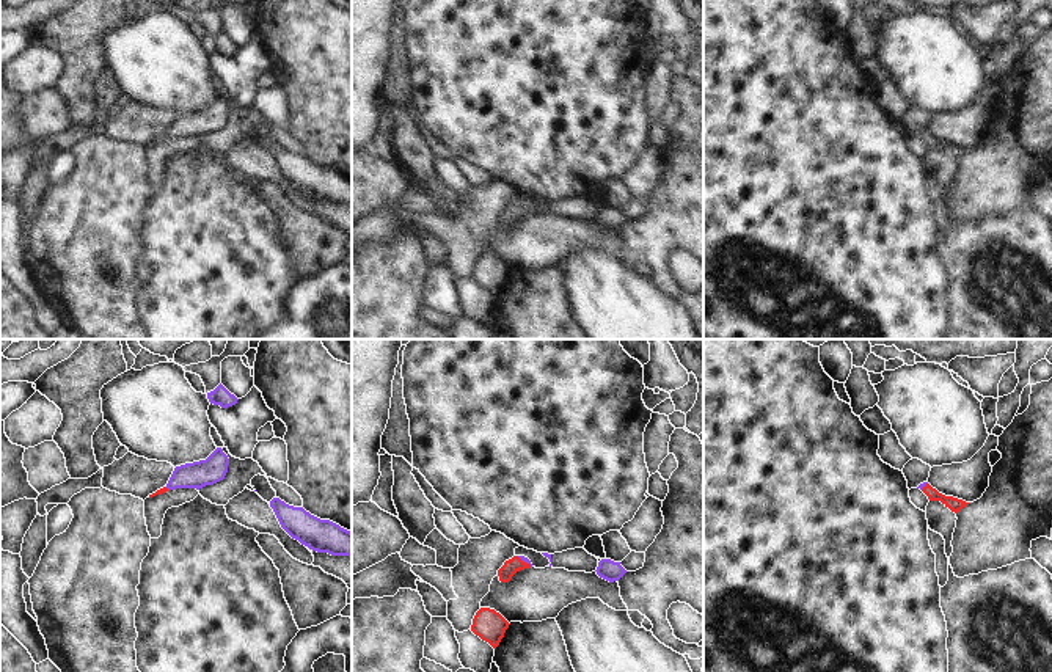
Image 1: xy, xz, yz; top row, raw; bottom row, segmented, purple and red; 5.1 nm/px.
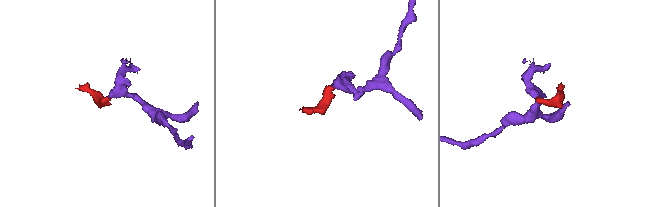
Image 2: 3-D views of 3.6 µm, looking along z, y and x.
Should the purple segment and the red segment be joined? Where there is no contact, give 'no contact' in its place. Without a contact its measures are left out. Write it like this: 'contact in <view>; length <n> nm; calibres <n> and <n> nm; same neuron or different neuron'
contact in xz; length 90 nm; calibres 30 and 80 nm; same neuron

